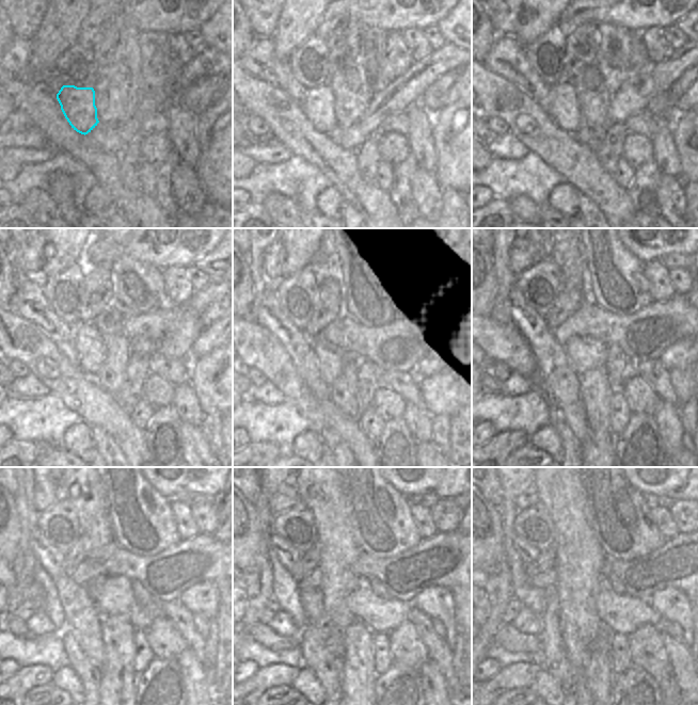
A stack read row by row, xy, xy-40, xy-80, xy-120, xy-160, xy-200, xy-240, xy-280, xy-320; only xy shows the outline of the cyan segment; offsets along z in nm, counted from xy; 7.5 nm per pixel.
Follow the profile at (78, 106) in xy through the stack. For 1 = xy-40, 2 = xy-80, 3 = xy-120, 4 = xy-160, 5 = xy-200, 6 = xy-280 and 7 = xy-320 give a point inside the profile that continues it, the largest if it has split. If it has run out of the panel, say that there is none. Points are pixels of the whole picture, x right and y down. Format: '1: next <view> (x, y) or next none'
1: next xy-40 (318, 105)
2: next xy-80 (561, 106)
3: next xy-120 (90, 347)
4: next xy-160 (332, 357)
5: next xy-200 (584, 353)
6: next xy-280 (380, 615)
7: next xy-320 (623, 614)

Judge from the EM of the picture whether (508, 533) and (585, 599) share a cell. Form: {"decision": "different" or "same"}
{"decision": "different"}

